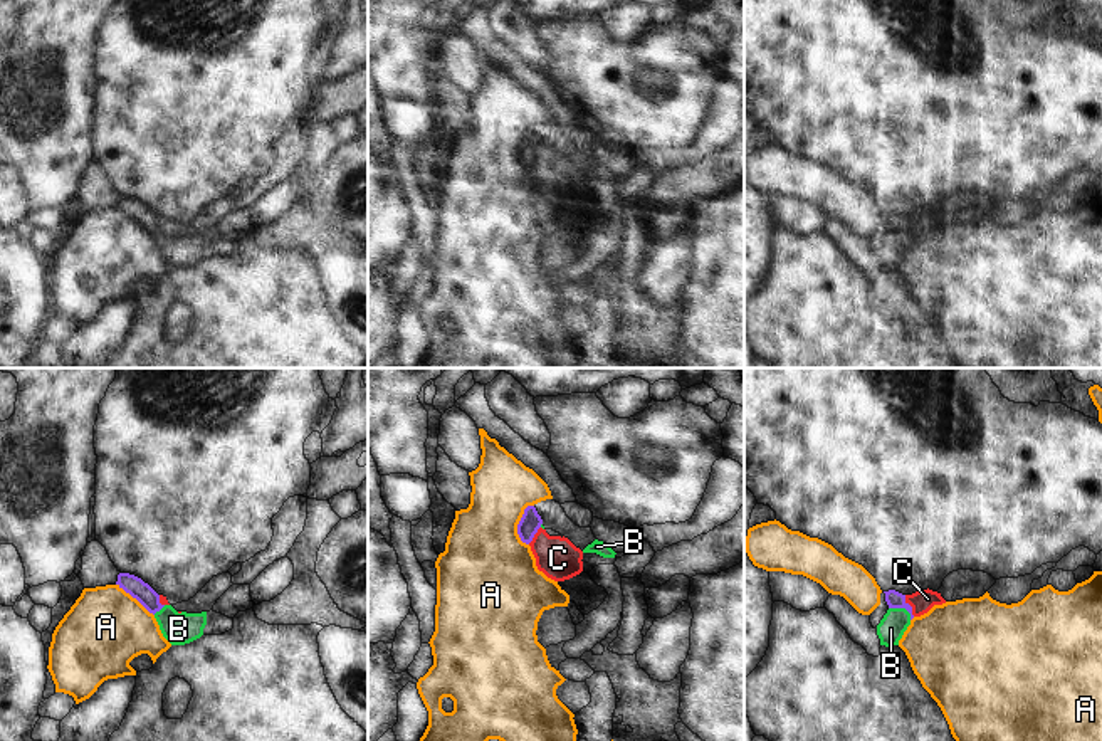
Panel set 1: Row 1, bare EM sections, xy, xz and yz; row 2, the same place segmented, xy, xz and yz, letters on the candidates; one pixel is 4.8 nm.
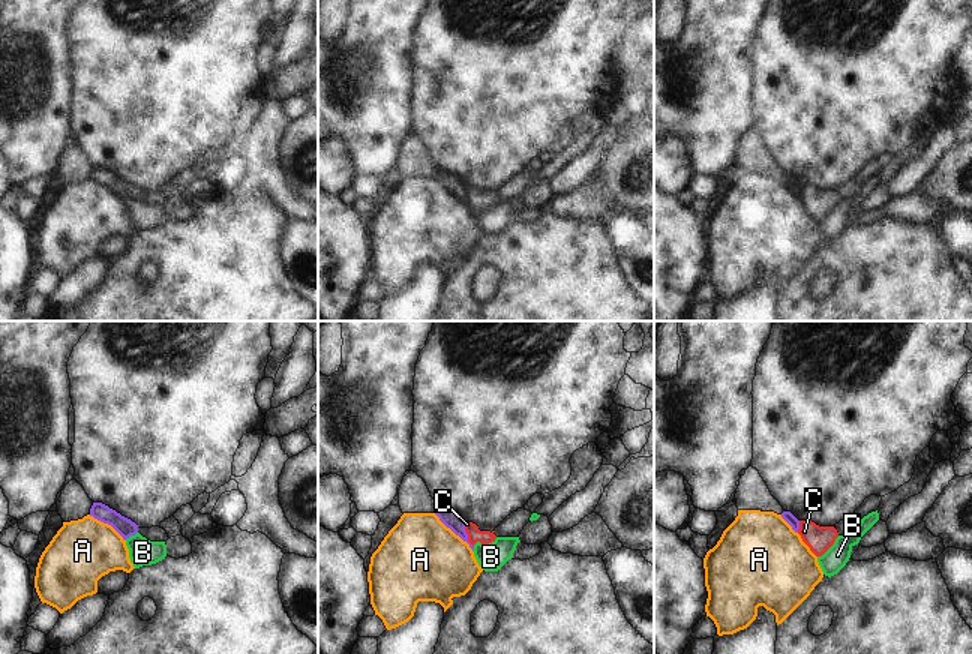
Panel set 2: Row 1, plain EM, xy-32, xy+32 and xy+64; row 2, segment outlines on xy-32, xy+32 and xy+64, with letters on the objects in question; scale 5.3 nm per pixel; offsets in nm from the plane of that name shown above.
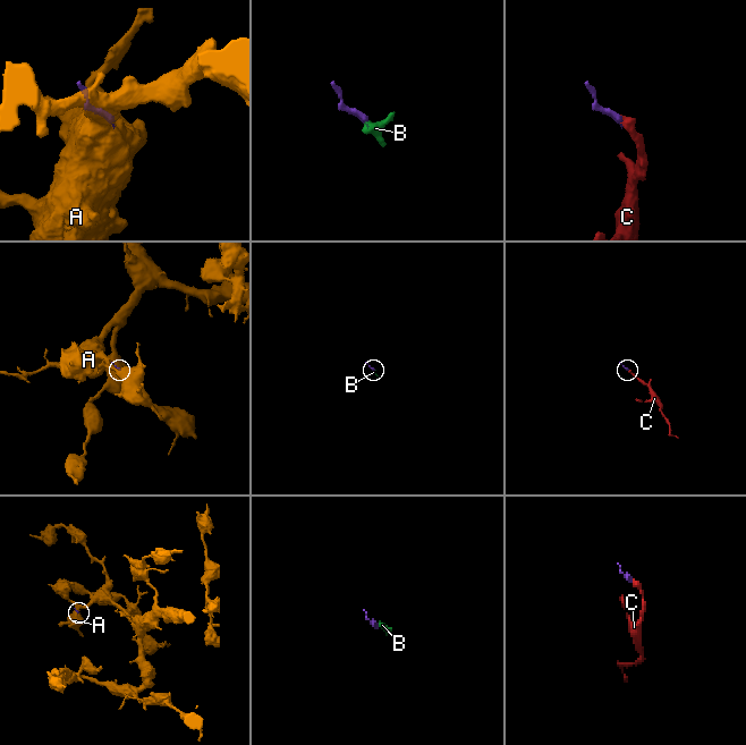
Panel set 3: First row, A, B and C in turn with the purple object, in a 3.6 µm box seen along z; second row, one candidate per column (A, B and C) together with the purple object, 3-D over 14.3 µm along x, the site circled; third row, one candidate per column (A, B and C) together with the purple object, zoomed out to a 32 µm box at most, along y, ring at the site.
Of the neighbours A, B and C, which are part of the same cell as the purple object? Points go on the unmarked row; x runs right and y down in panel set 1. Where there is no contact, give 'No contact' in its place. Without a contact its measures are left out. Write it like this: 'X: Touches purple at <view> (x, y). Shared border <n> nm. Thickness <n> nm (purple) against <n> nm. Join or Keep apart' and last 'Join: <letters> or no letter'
A: Touches purple at xz (519, 147). Shared border 200 nm. Thickness 100 nm (purple) against 400 nm. Keep apart
B: Touches purple at yz (902, 231). Shared border 130 nm. Thickness 80 nm (purple) against 130 nm. Join
C: Touches purple at yz (909, 229). Shared border 120 nm. Thickness 80 nm (purple) against 110 nm. Keep apart
Join: B.

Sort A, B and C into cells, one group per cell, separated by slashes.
A / B / C

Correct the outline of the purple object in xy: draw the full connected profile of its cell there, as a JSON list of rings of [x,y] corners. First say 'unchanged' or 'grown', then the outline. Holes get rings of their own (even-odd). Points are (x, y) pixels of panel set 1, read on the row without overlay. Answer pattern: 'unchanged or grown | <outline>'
grown | [[[119,197],[116,208],[155,239],[163,260],[171,269],[185,269],[203,259],[207,235],[178,237],[171,229],[161,229],[160,218],[141,202],[129,197]]]

